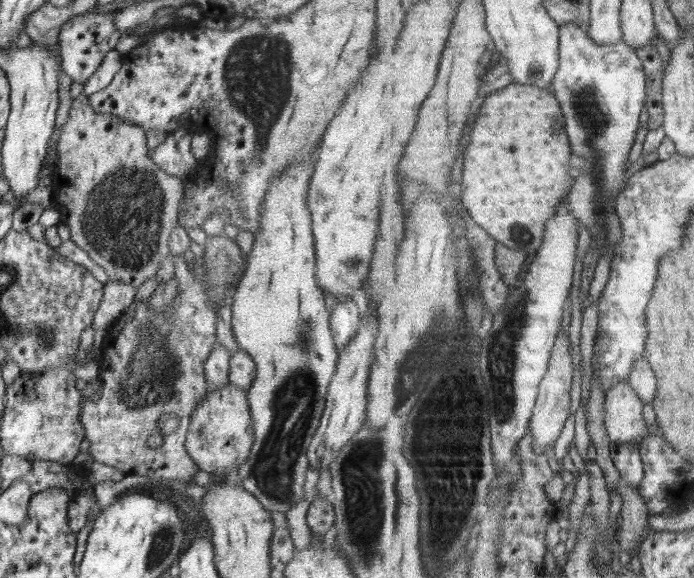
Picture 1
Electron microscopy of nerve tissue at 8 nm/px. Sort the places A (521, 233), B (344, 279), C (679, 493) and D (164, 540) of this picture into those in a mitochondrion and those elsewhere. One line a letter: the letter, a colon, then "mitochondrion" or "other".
A: mitochondrion
B: other
C: other
D: mitochondrion

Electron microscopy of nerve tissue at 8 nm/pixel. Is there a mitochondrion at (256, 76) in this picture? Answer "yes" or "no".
yes

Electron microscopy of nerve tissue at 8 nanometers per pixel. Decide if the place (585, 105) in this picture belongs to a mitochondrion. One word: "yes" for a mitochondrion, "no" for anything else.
yes

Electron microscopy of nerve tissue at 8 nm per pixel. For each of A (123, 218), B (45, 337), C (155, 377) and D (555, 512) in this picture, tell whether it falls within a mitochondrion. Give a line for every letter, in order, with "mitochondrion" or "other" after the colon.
A: mitochondrion
B: mitochondrion
C: mitochondrion
D: other

